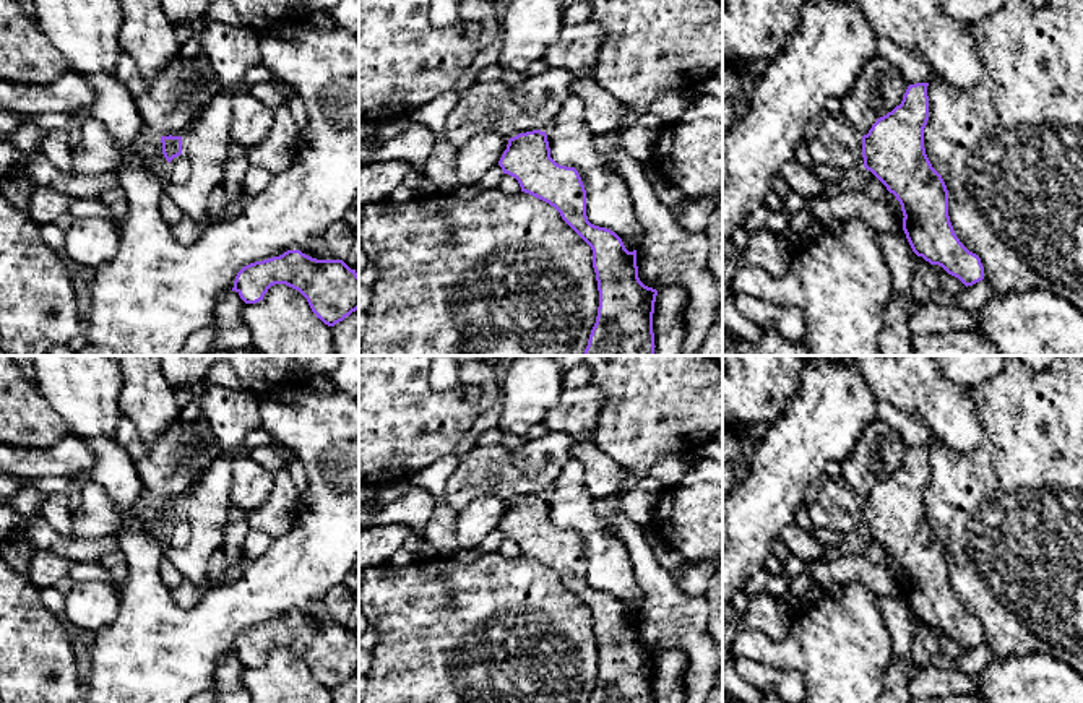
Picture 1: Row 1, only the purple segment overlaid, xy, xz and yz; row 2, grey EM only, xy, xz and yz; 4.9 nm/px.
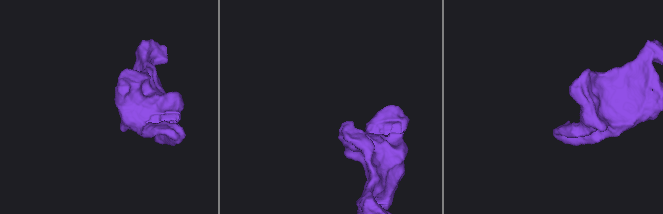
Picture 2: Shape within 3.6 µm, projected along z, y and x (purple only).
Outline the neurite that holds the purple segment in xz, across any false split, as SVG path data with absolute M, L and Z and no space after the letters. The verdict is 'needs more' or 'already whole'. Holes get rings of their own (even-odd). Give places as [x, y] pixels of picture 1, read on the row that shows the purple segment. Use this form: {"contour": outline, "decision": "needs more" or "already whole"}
{"contour": "M541 130L510 138L498 166L518 180L521 192L554 206L593 250L599 307L583 356L654 356L658 291L640 281L636 250L628 252L615 232L588 221L578 170L550 157L547 135Z", "decision": "already whole"}

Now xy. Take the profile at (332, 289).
{"contour": "M323 237L244 266L232 291L245 304L257 304L274 284L299 291L317 318L328 326L334 326L359 308L359 274L330 250Z", "decision": "needs more"}

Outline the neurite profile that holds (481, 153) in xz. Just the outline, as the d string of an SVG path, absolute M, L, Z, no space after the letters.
M479 132L456 148L456 177L461 187L476 187L484 174L498 164L508 144L498 132Z

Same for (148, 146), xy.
M148 130L138 133L135 140L136 153L156 167L166 167L169 162L162 154L162 143L159 136L154 136Z

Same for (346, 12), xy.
M338 0L330 15L338 26L359 36L359 0Z

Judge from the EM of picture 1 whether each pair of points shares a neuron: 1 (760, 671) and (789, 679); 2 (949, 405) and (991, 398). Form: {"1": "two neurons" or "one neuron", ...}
{"1": "one neuron", "2": "two neurons"}

